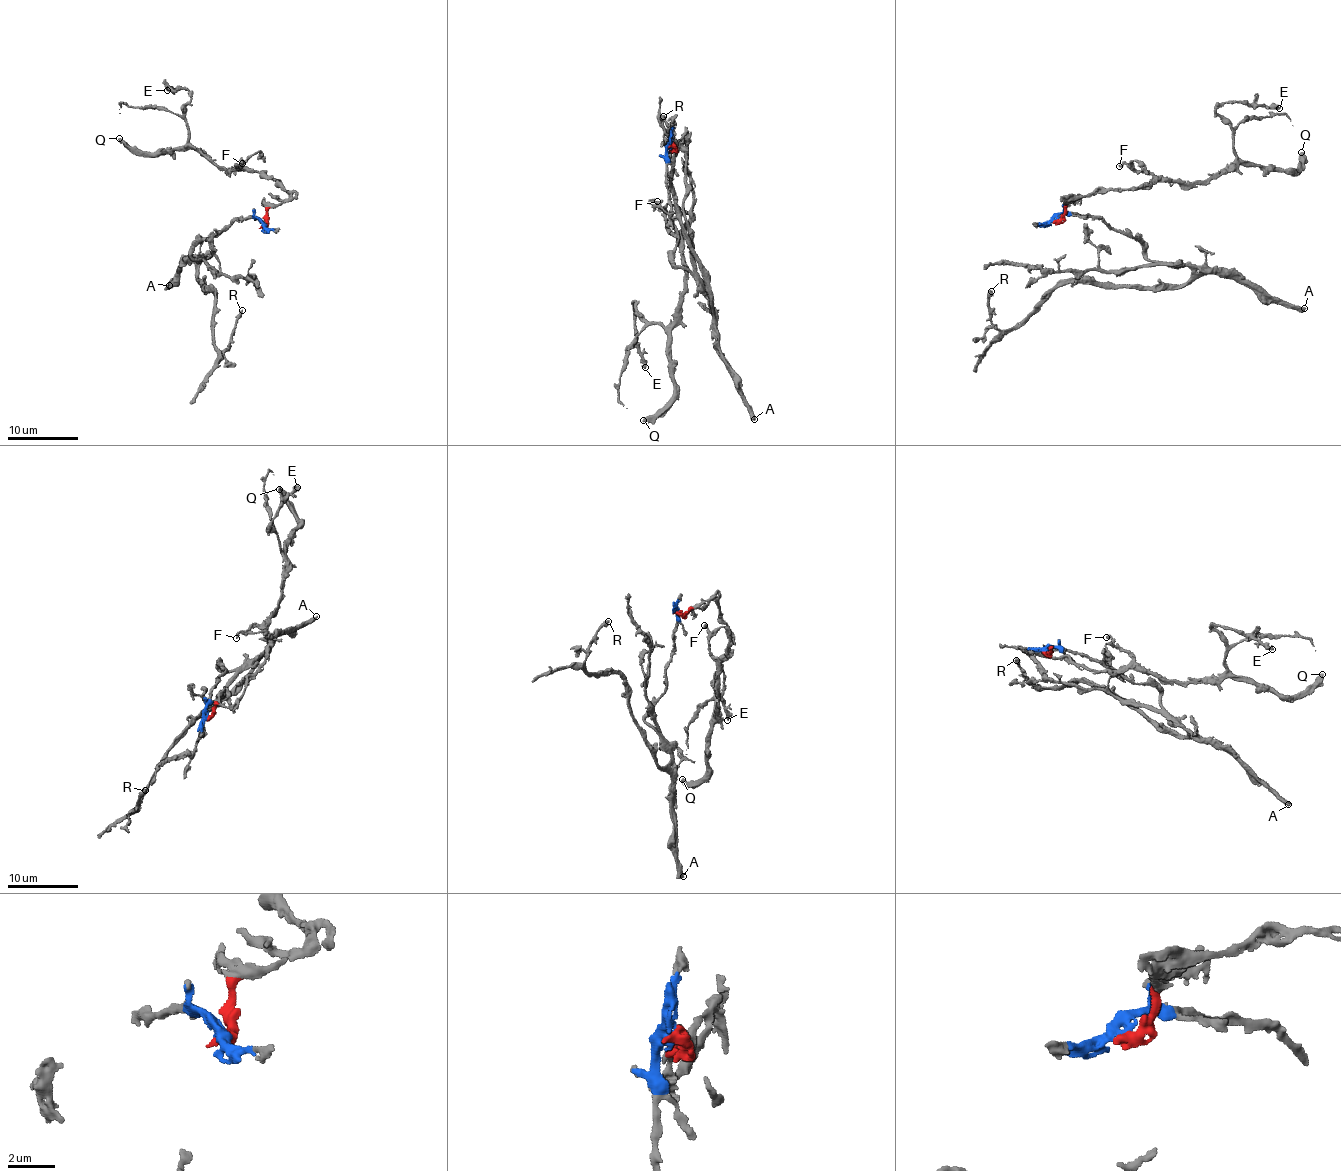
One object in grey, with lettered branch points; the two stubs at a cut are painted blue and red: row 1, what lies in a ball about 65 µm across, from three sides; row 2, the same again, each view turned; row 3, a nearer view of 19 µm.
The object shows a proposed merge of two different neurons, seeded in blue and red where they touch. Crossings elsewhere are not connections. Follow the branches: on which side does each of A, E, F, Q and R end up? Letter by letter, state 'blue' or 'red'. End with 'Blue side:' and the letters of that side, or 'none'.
A: blue
E: red
F: red
Q: red
R: blue
Blue side: A, R

